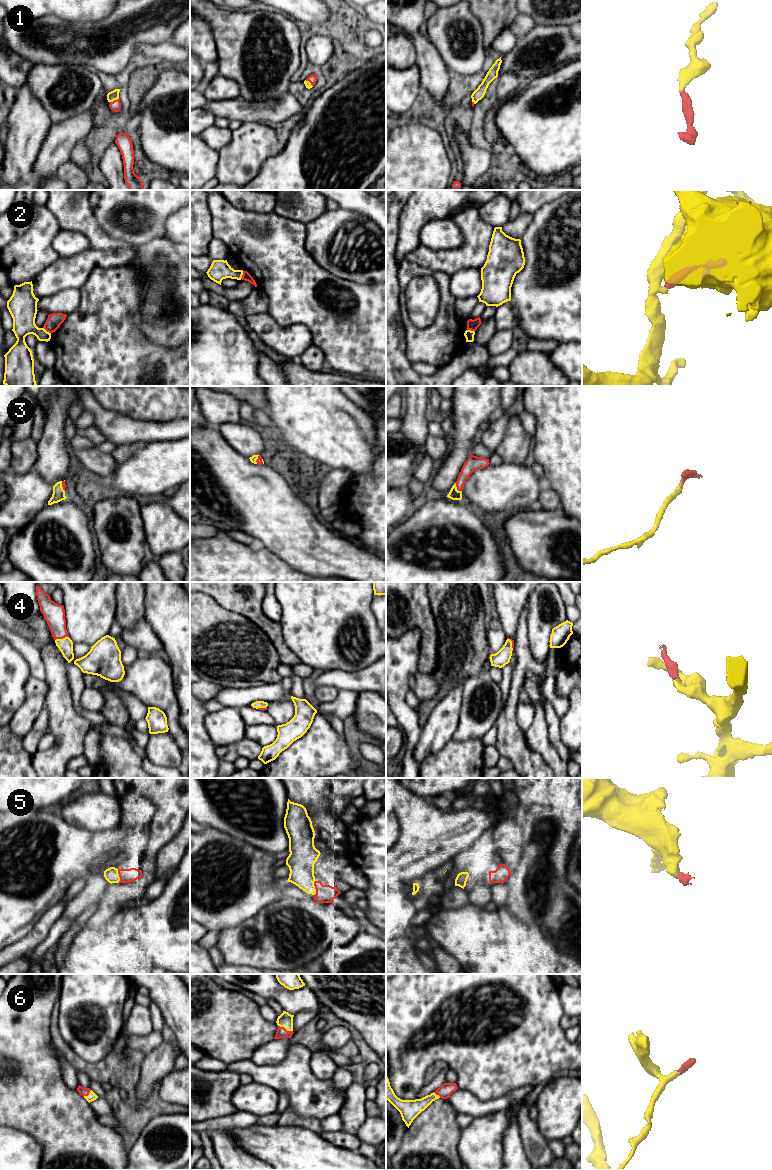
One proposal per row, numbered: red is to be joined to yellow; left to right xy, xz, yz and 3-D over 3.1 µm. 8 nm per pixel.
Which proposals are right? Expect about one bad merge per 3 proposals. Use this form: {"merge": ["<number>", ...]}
{"merge": ["1", "3", "4", "5", "6"]}

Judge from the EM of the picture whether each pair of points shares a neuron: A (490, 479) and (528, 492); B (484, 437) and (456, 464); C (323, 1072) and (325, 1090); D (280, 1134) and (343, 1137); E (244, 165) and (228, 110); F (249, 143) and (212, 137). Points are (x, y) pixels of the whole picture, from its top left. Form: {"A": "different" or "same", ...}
{"A": "same", "B": "different", "C": "different", "D": "different", "E": "different", "F": "different"}

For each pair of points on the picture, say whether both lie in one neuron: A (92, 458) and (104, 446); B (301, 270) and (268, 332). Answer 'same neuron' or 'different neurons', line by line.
A: different neurons
B: different neurons

